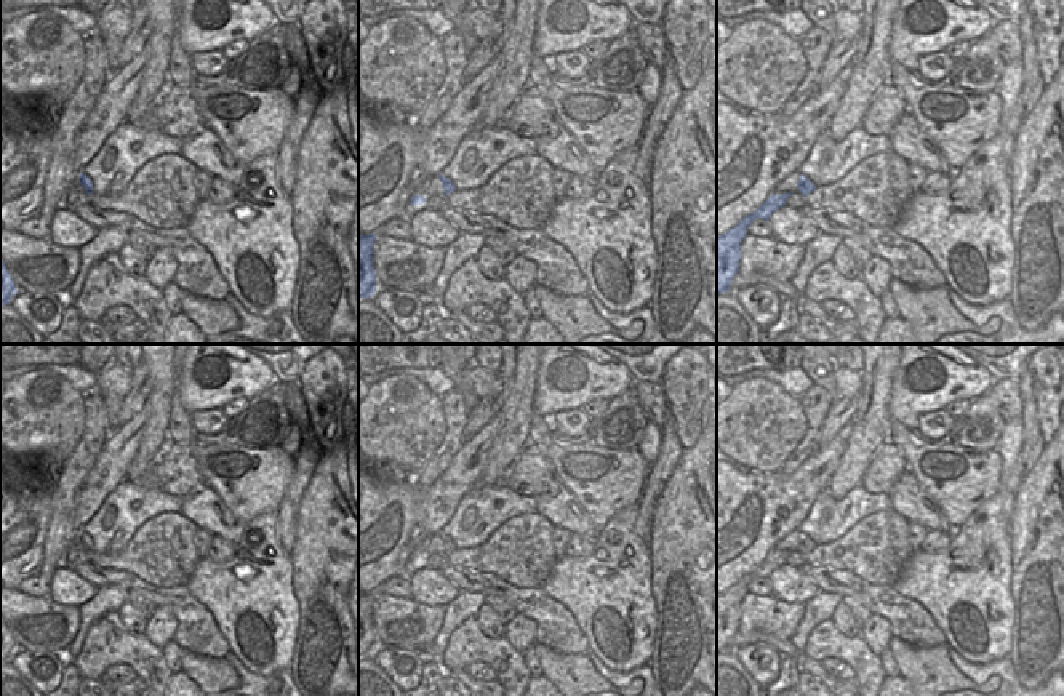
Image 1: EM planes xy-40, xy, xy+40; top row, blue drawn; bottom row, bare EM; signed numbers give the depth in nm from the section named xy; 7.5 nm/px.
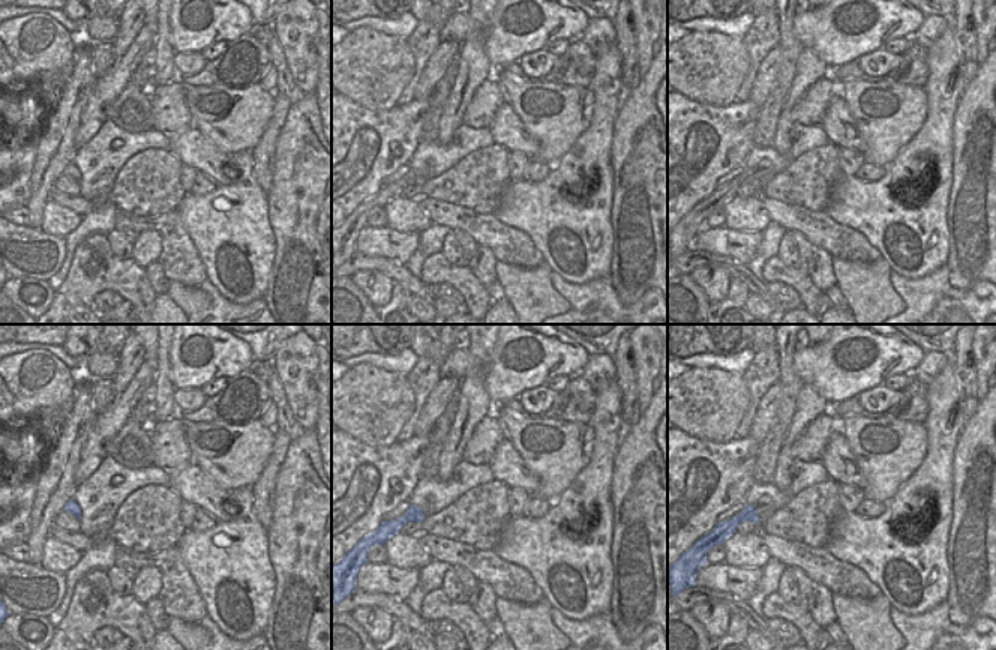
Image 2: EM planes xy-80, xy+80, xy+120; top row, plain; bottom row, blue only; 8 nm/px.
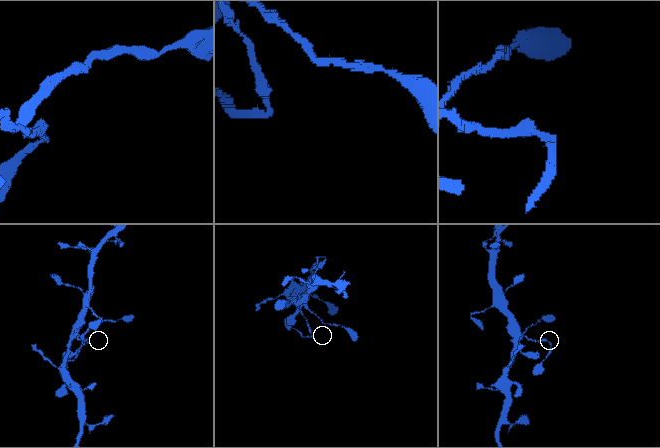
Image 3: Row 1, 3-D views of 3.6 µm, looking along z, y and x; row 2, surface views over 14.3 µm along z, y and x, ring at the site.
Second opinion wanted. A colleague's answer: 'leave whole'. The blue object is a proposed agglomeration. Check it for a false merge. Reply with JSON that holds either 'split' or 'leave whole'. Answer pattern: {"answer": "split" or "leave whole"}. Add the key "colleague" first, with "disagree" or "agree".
{"colleague": "disagree", "answer": "split"}

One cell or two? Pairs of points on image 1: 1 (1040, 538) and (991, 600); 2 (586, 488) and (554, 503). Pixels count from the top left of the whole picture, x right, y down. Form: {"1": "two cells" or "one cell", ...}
{"1": "two cells", "2": "two cells"}

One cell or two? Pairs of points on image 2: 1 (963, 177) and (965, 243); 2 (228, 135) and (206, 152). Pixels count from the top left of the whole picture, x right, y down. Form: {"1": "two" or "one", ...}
{"1": "one", "2": "two"}

